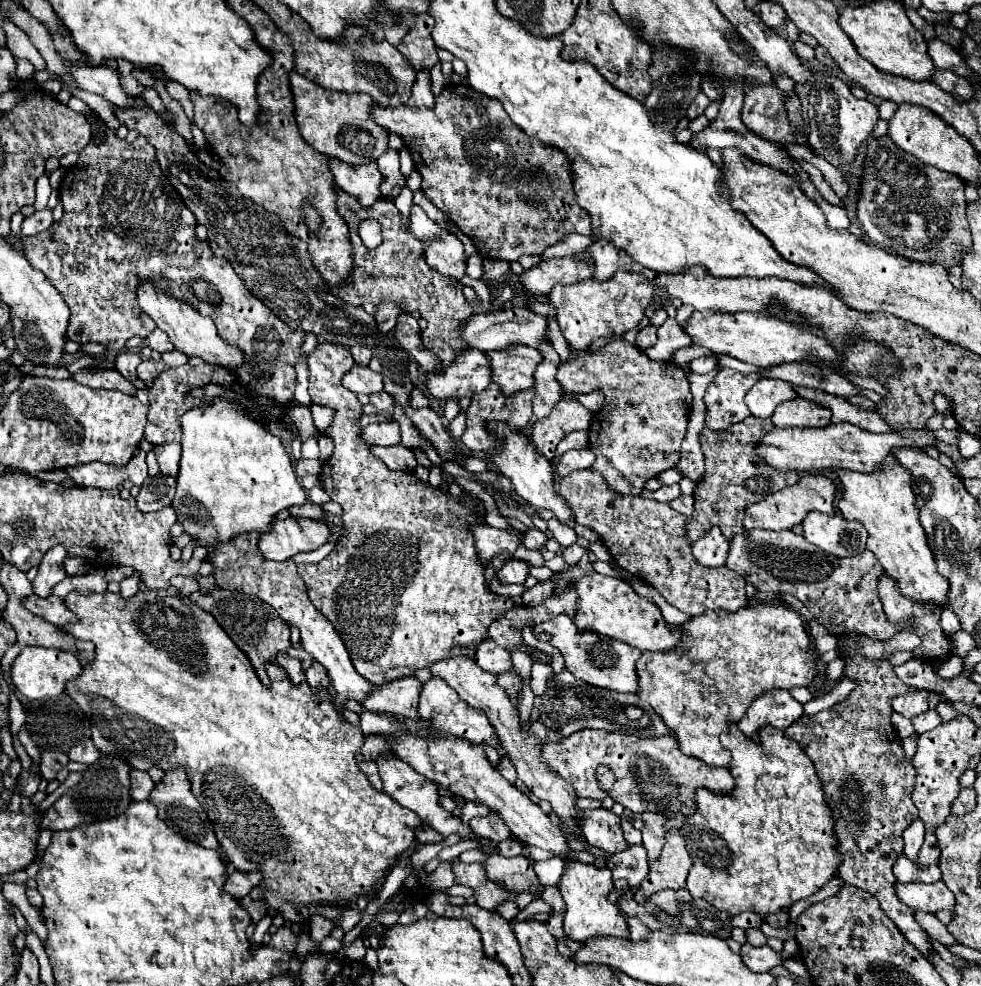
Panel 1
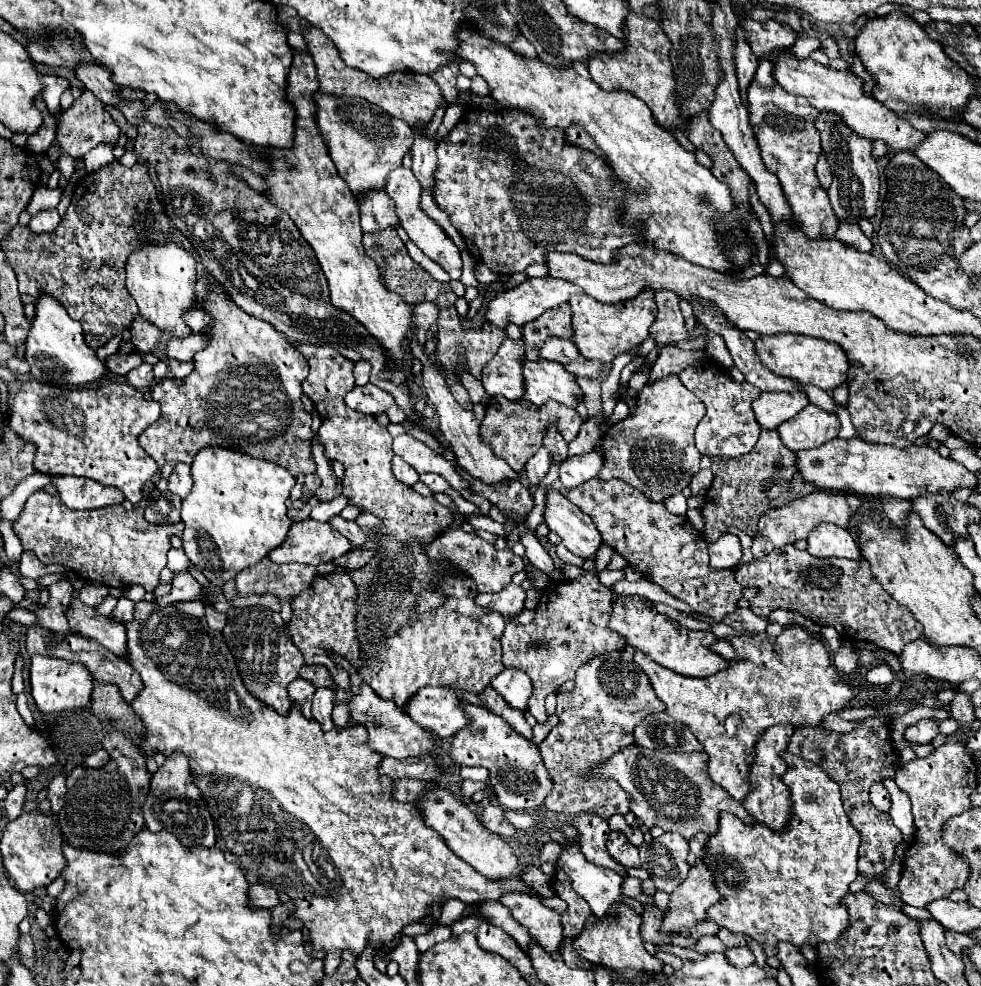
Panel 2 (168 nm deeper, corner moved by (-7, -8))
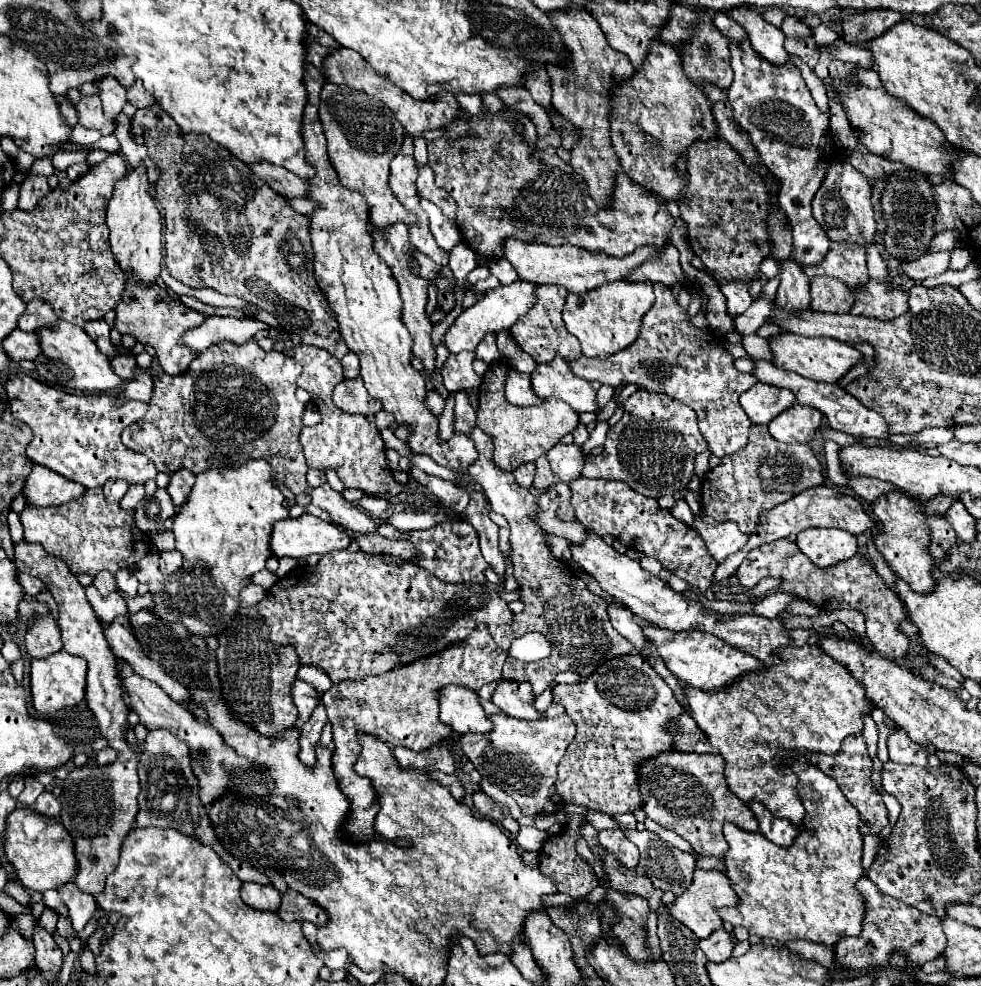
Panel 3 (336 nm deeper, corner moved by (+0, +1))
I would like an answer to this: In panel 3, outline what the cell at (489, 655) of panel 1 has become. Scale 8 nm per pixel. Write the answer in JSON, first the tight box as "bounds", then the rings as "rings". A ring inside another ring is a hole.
{"bounds":[493,681,545,721],"rings":[[[499,681],[493,703],[507,713],[509,717],[515,719],[525,719],[525,721],[535,721],[535,719],[545,719],[543,713],[535,709],[535,695],[531,691],[529,683],[505,683]]]}

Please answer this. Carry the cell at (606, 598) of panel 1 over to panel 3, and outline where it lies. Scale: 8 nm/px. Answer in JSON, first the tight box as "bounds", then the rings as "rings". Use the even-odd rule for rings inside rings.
{"bounds":[643,627,763,691],"rings":[[[645,627],[643,629],[645,637],[649,637],[661,659],[665,661],[667,669],[681,681],[687,683],[691,687],[697,687],[701,691],[719,691],[725,689],[729,683],[733,683],[737,677],[745,675],[745,673],[755,673],[763,669],[763,663],[757,661],[755,657],[751,657],[749,653],[737,649],[737,647],[729,647],[729,643],[721,643],[719,637],[715,635],[707,635],[705,631],[665,631],[659,627]],[[697,647],[699,647],[699,655],[697,655]]]}

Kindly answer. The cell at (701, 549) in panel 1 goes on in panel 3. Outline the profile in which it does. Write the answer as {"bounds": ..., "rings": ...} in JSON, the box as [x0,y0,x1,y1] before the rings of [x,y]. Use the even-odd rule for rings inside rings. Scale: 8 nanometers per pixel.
{"bounds":[695,521,749,563],"rings":[[[695,521],[697,523],[697,531],[699,535],[705,539],[709,553],[721,563],[725,561],[729,555],[741,551],[745,547],[745,543],[749,541],[749,535],[741,533],[737,523],[727,521],[727,523],[719,523],[719,525],[707,525],[703,521]]]}

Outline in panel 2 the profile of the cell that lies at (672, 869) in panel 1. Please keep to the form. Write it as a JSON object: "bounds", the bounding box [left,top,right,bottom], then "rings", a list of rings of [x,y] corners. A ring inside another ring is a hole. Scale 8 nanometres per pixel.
{"bounds":[662,858,720,934],"rings":[[[698,858],[690,868],[686,880],[670,894],[670,904],[662,918],[664,932],[690,934],[690,928],[706,918],[706,910],[720,900],[716,888],[712,888],[712,872]]]}

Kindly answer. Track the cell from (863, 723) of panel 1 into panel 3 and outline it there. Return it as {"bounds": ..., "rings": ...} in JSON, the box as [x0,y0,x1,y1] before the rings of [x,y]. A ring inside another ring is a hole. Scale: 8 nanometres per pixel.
{"bounds":[807,737,889,833],"rings":[[[853,737],[853,739],[845,739],[845,743],[841,745],[841,755],[807,755],[807,761],[815,767],[819,767],[827,777],[835,779],[835,783],[839,785],[839,789],[843,791],[843,795],[847,797],[847,801],[859,811],[861,815],[861,833],[881,833],[883,827],[889,825],[889,811],[881,799],[881,795],[873,789],[871,783],[871,759],[867,755],[867,747],[863,737]]]}

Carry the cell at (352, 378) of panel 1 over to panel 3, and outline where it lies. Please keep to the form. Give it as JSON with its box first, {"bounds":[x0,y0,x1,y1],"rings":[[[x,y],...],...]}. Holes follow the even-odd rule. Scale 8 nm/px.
{"bounds":[333,377,381,415],"rings":[[[361,377],[355,379],[345,379],[343,383],[339,383],[333,389],[333,403],[345,411],[345,413],[359,413],[359,415],[369,415],[369,413],[377,413],[381,411],[381,403],[377,403],[377,399],[373,399],[363,383]]]}

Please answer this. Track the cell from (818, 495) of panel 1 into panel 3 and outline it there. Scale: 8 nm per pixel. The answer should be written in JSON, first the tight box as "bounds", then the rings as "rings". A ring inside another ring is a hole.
{"bounds":[713,485,873,585],"rings":[[[821,485],[821,487],[811,487],[809,491],[803,491],[801,495],[761,513],[761,519],[755,527],[755,533],[751,535],[751,539],[747,541],[745,549],[737,555],[731,555],[729,559],[725,559],[723,563],[719,563],[717,571],[715,571],[715,577],[713,577],[713,585],[721,583],[721,579],[729,577],[743,561],[743,557],[747,555],[747,551],[755,549],[755,547],[761,547],[765,543],[771,543],[775,539],[781,539],[781,537],[787,537],[791,533],[799,533],[803,529],[809,529],[809,527],[837,527],[837,529],[845,529],[849,531],[851,535],[861,535],[865,531],[869,531],[873,527],[873,519],[863,511],[863,505],[859,503],[859,499],[855,499],[853,495],[849,493],[843,493],[835,487],[827,487],[827,485]]]}

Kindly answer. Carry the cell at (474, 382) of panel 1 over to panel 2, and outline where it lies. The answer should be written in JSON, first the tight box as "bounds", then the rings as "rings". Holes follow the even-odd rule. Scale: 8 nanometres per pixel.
{"bounds":[482,336,524,400],"rings":[[[504,336],[498,352],[482,370],[482,384],[490,396],[506,396],[508,400],[520,400],[524,394],[524,384],[520,376],[524,358],[524,338],[512,340]]]}

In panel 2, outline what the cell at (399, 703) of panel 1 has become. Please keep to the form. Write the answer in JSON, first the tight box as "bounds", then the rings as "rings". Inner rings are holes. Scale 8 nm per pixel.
{"bounds":[404,686,468,738],"rings":[[[426,686],[406,702],[404,710],[422,728],[428,728],[440,738],[448,738],[468,724],[468,718],[458,708],[458,702],[460,698],[452,690]]]}

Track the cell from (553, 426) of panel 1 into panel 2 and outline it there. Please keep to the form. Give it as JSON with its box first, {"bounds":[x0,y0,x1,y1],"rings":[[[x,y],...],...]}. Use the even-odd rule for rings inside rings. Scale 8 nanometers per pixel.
{"bounds":[526,446,552,486],"rings":[[[542,446],[526,464],[526,476],[528,476],[530,484],[536,486],[548,474],[550,462],[552,462],[552,454],[550,454],[550,450],[546,446]]]}

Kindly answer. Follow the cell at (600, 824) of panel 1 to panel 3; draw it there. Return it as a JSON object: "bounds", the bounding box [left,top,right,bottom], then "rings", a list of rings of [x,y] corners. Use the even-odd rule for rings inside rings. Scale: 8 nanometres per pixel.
{"bounds":[599,829,639,869],"rings":[[[607,829],[599,833],[599,841],[601,845],[611,851],[615,855],[615,859],[627,867],[627,869],[635,869],[639,865],[639,851],[637,847],[625,837],[623,831],[619,829]]]}

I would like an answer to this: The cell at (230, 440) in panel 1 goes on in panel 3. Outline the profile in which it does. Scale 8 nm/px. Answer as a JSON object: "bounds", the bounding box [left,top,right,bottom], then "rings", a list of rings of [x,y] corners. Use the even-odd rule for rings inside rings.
{"bounds":[133,459,287,637],"rings":[[[253,459],[233,469],[209,469],[207,473],[197,475],[197,483],[189,495],[189,503],[181,507],[181,511],[175,515],[173,521],[177,549],[183,551],[181,575],[171,575],[163,587],[163,575],[159,573],[159,563],[151,563],[149,567],[149,561],[139,561],[133,569],[139,583],[145,583],[149,587],[149,593],[153,595],[153,607],[151,607],[153,615],[163,619],[167,625],[181,623],[187,627],[189,635],[199,635],[199,637],[211,637],[211,635],[217,637],[229,627],[229,621],[223,619],[233,619],[233,615],[241,607],[239,591],[251,585],[251,577],[257,571],[261,571],[265,567],[265,561],[273,555],[269,545],[271,529],[275,521],[287,517],[287,509],[281,505],[285,497],[279,489],[275,489],[273,481],[275,481],[273,469],[269,469],[269,465],[261,459]]]}

